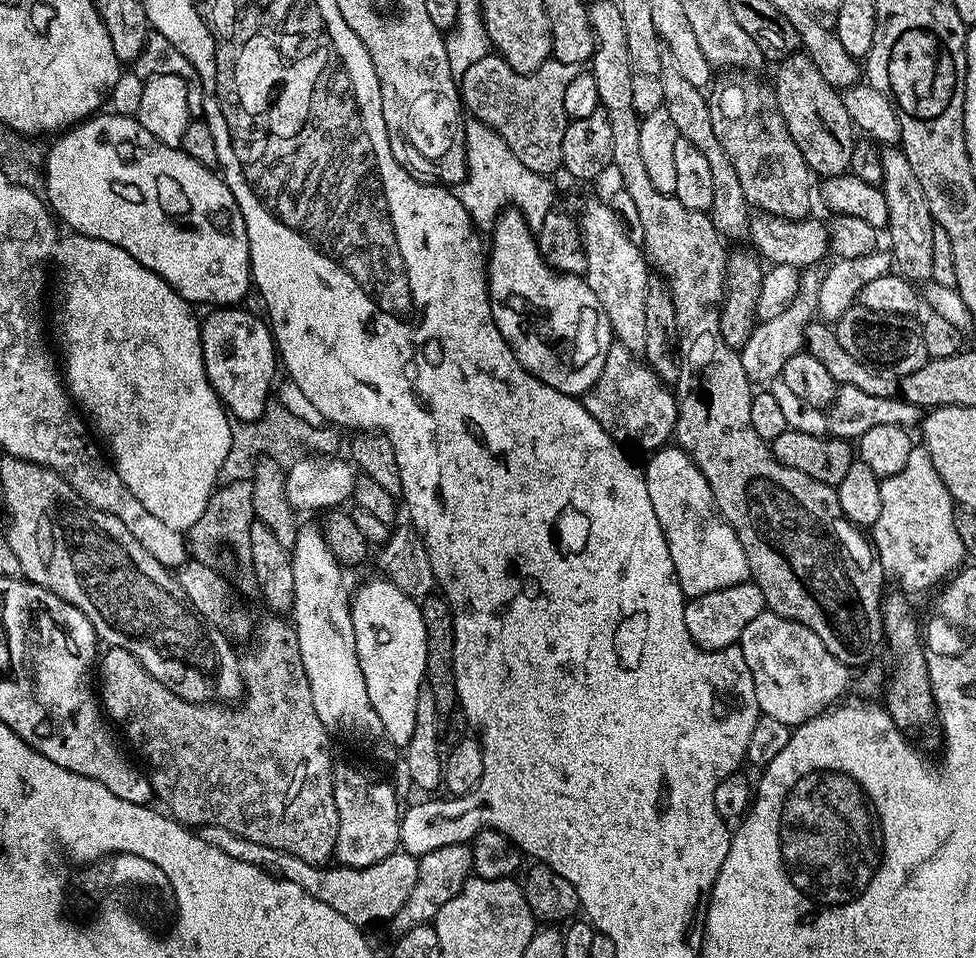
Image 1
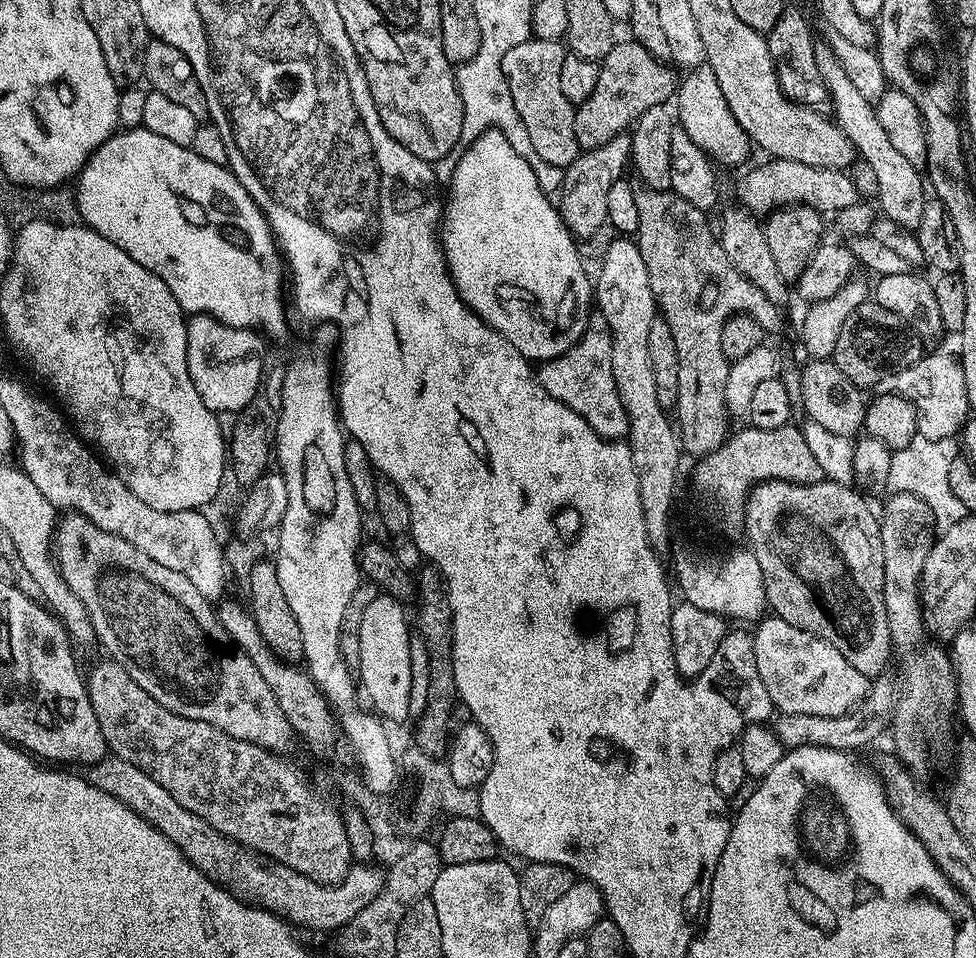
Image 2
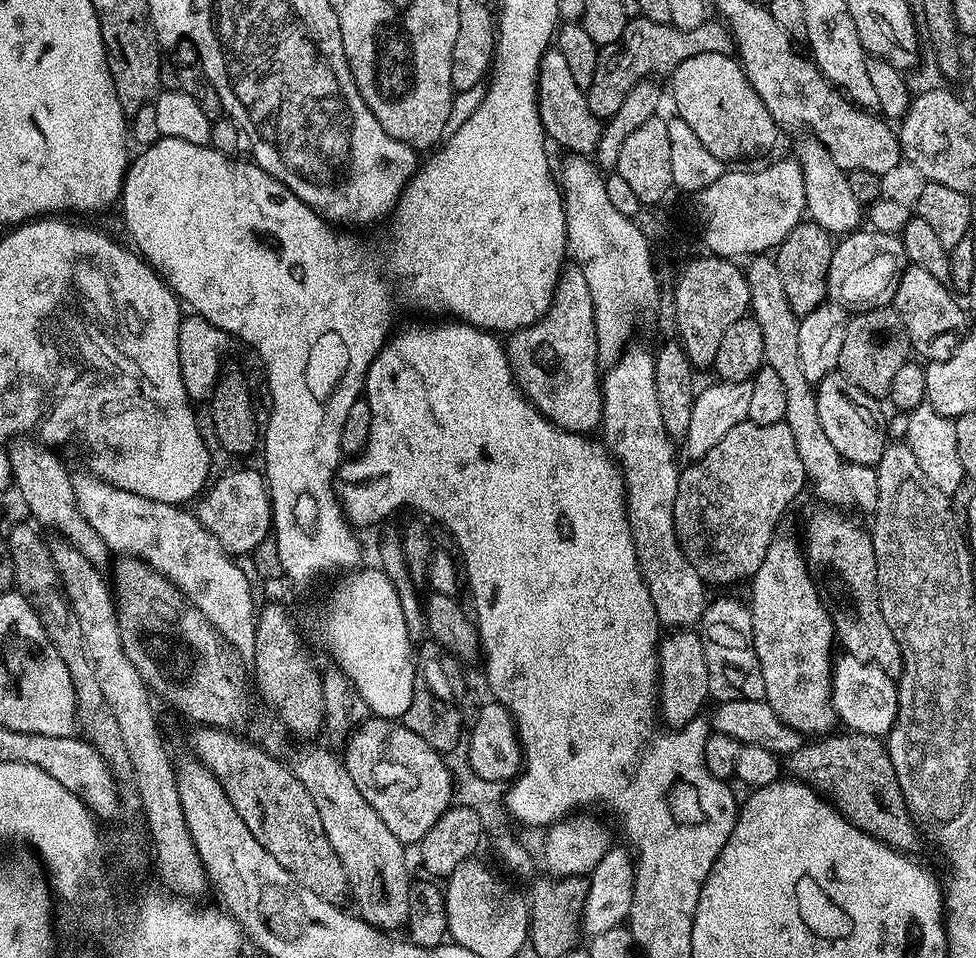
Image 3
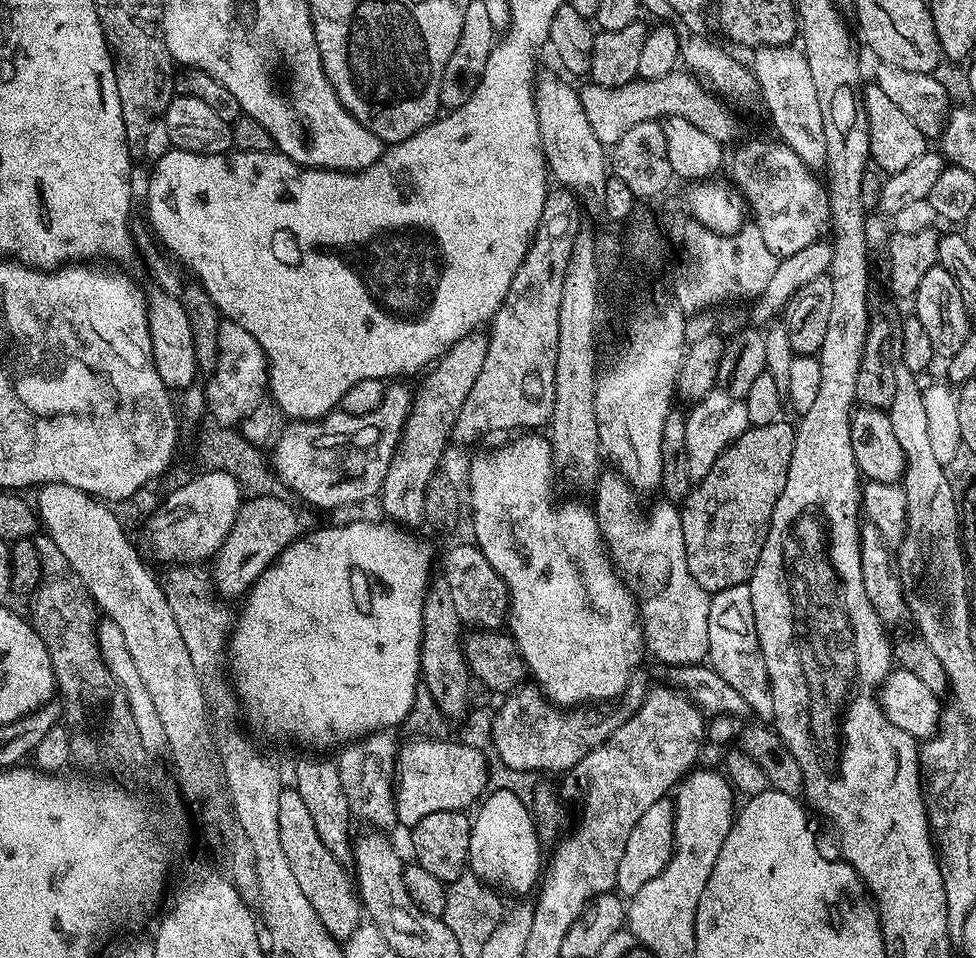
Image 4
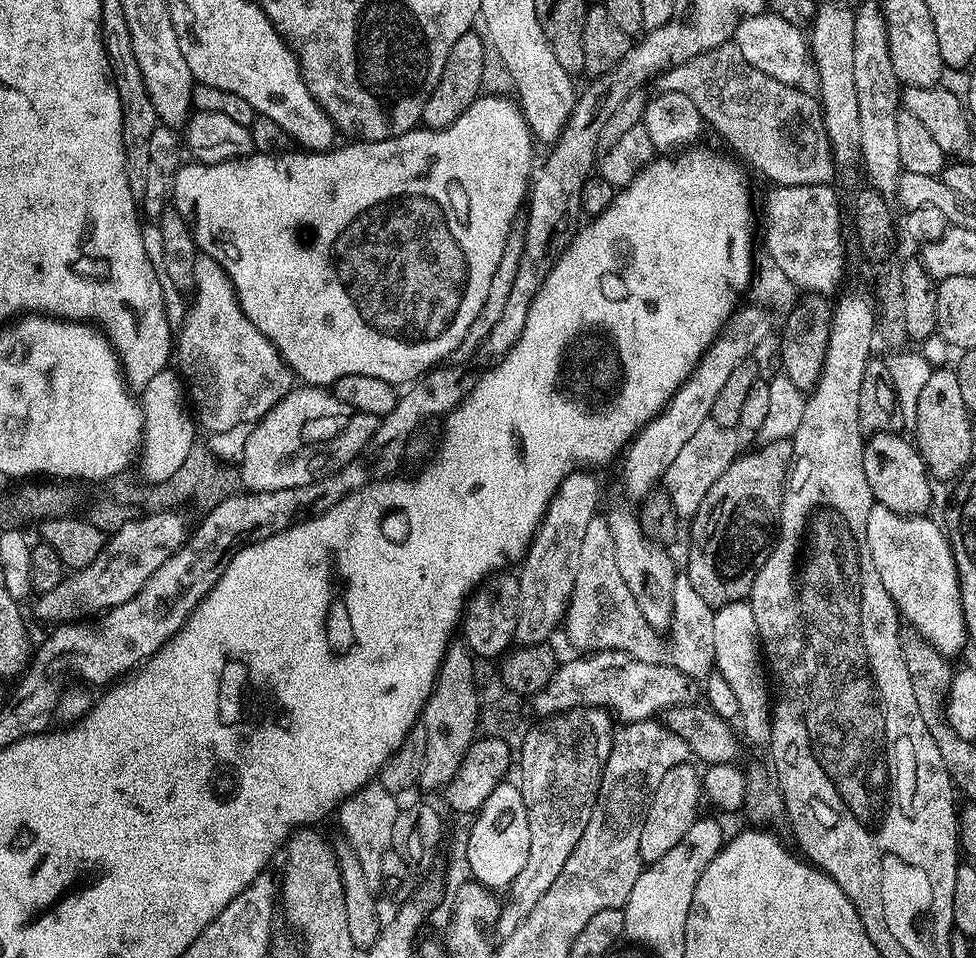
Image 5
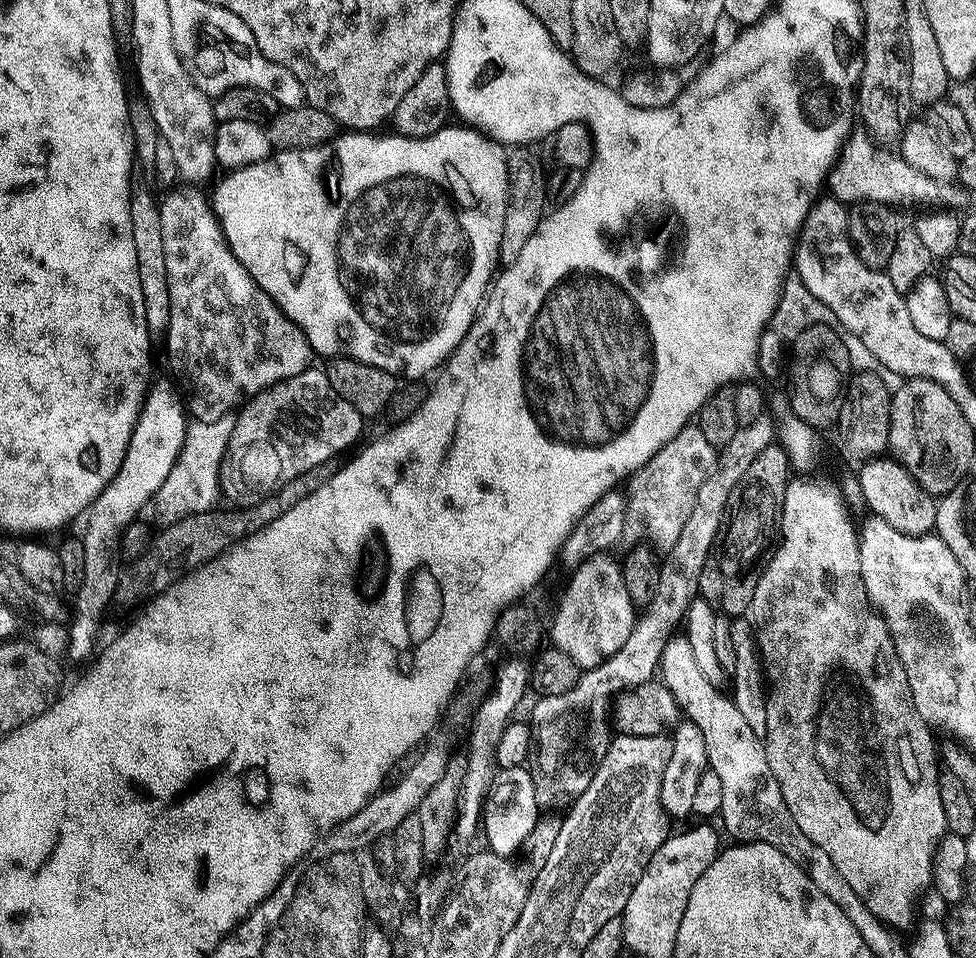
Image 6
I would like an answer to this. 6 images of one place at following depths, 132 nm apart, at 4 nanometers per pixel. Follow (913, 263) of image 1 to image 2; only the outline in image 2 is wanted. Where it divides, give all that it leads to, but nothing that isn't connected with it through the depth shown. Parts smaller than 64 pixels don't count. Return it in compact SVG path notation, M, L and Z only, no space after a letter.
M820 42L816 45L817 64L822 81L828 90L828 99L831 115L836 124L850 138L850 142L856 148L857 157L871 165L878 178L879 191L876 200L878 208L887 219L893 220L900 228L914 230L919 226L922 218L922 210L926 203L926 180L921 169L915 168L896 147L890 143L882 122L878 122L878 114L873 101L866 98L866 94L858 94L854 82L846 76L846 70L838 62L838 58L832 53L827 43Z

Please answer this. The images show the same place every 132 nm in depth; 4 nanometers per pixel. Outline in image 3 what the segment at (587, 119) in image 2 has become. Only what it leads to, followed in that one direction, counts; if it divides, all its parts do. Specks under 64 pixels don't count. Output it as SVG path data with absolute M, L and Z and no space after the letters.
M643 18L629 19L618 42L603 45L598 51L598 66L594 66L594 82L586 90L588 105L595 116L607 118L622 106L626 94L640 80L655 77L655 72L671 74L686 58L696 54L729 54L733 51L732 33L723 23L705 22L694 30L683 32L672 24L650 22Z

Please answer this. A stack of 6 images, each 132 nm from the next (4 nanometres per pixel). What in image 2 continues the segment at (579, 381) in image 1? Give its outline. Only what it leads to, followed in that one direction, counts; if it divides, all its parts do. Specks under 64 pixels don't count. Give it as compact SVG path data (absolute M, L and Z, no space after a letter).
M488 129L463 151L452 170L452 185L448 196L446 192L446 207L438 229L444 261L448 263L454 286L466 306L473 308L528 361L558 358L580 341L594 300L594 284L580 265L577 241L562 222L559 207L548 201L551 199L536 177L537 169L531 168L529 161L514 150L500 129Z

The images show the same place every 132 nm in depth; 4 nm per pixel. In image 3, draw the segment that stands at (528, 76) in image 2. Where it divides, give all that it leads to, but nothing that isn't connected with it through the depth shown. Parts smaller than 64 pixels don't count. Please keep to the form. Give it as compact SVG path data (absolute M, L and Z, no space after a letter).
M554 46L549 47L540 63L536 79L536 101L540 107L545 137L553 145L561 144L566 150L565 153L577 156L587 157L595 153L600 141L601 117L595 116L590 110L585 89L580 88L578 82L574 82L574 74L570 74L566 58L562 58L562 54Z

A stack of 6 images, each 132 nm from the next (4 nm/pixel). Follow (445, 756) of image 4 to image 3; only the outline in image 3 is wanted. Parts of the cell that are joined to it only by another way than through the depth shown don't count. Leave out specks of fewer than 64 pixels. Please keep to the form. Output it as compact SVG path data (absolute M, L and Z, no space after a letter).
M369 718L359 725L347 737L342 759L344 769L354 778L358 790L362 790L362 798L374 806L378 818L386 822L390 834L398 838L405 846L419 845L420 840L438 822L438 818L446 811L454 800L454 772L444 765L445 757L433 750L414 730L407 728L403 722L393 722L383 718Z

